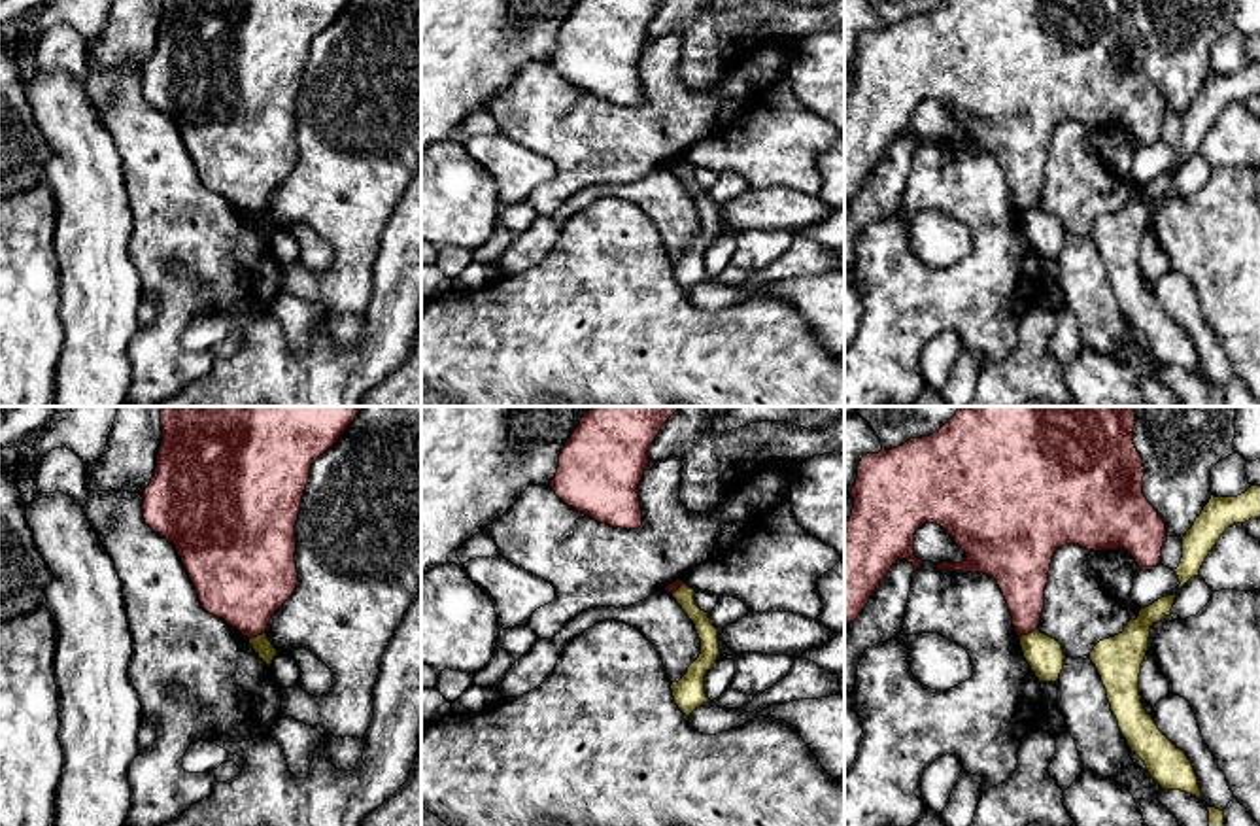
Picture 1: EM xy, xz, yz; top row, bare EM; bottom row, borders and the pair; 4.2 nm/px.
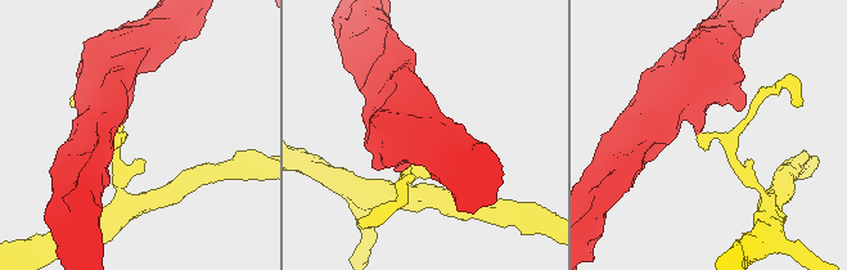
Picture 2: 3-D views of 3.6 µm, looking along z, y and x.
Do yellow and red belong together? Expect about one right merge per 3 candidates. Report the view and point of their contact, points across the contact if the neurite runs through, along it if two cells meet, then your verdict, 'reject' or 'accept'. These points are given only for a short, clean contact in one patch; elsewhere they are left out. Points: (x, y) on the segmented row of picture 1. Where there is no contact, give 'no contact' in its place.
meets yellow in yz at (1028, 634); border along yz (1038, 628), (1019, 637); reject

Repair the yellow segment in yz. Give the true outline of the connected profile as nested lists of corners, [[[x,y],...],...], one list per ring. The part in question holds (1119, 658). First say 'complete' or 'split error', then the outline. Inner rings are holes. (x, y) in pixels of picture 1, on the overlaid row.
complete; [[[1177,594],[1141,609],[1122,633],[1099,641],[1088,658],[1101,677],[1122,735],[1132,752],[1145,762],[1150,777],[1164,790],[1201,798],[1190,760],[1158,730],[1139,696],[1139,673],[1149,650],[1150,626],[1171,614],[1175,597]]]

